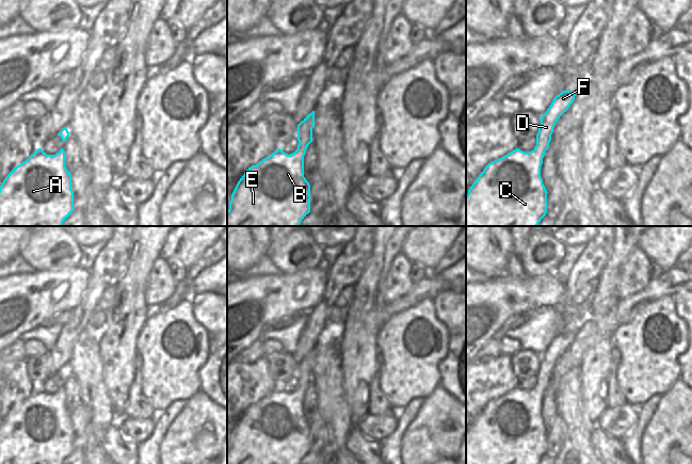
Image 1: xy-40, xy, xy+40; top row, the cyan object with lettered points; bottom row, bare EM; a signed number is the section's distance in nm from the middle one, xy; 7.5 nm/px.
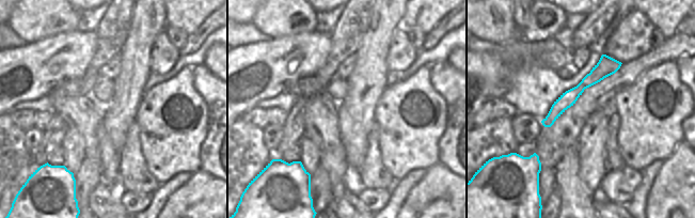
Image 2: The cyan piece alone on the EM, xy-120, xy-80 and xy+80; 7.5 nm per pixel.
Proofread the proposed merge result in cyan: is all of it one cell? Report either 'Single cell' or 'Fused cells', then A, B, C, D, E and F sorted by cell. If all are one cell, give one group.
Single cell. Groups: A B C D E F

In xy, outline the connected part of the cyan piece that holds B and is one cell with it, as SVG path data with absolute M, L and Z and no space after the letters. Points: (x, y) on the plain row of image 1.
M315 350L308 353L297 364L297 388L288 394L280 387L269 396L252 404L238 420L227 449L227 464L300 464L310 451L310 423L304 416L304 395L308 384L312 381L315 365Z

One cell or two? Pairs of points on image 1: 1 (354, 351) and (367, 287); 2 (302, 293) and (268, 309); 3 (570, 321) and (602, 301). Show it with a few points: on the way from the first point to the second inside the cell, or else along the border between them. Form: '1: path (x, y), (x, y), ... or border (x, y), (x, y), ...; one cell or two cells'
1: path (359, 335), (365, 318), (365, 303); one cell
2: path (293, 293), (283, 294), (276, 301); one cell
3: border (593, 291), (586, 320); two cells

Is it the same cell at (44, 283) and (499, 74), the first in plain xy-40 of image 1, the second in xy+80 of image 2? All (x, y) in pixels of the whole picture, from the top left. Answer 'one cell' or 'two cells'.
one cell

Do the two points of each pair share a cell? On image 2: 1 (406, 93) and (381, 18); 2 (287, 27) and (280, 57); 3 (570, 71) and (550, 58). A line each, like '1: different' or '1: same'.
1: different
2: different
3: same

